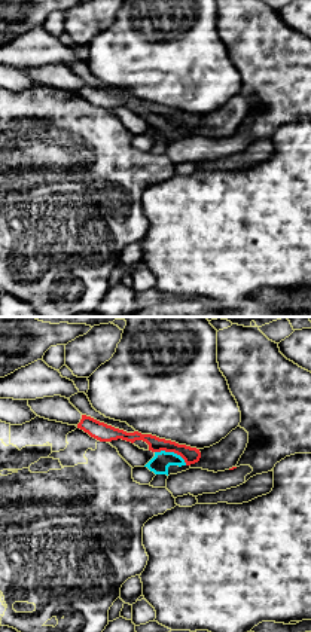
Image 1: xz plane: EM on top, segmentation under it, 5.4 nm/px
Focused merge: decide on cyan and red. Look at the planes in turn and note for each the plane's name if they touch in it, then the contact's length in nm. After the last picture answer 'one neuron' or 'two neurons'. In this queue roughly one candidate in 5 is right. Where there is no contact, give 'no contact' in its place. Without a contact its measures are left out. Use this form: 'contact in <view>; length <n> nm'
contact in xz; length 190 nm

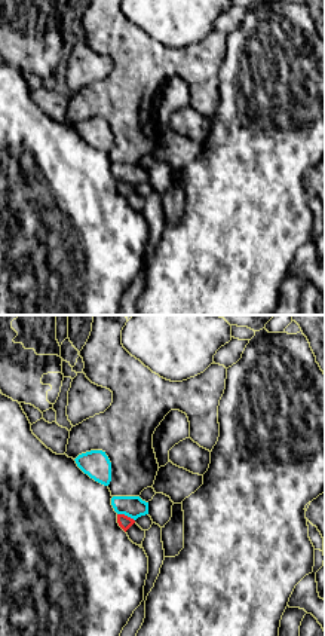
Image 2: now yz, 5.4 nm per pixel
contact in yz; length 100 nm

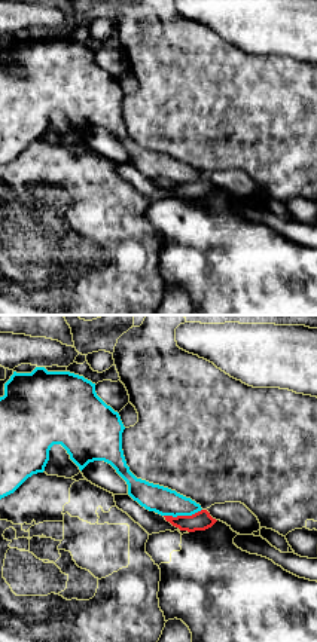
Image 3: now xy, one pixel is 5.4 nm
contact in xy; length 220 nm

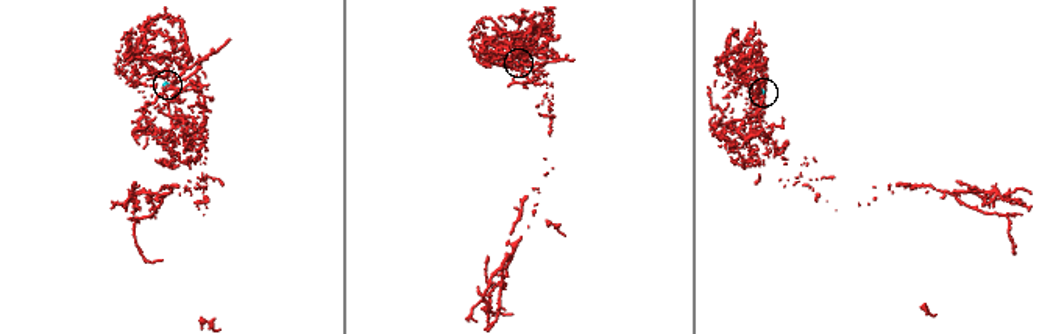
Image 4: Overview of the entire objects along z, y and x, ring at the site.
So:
two neurons

